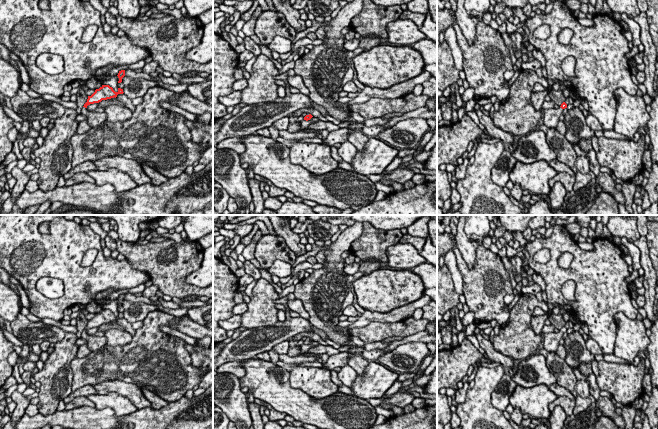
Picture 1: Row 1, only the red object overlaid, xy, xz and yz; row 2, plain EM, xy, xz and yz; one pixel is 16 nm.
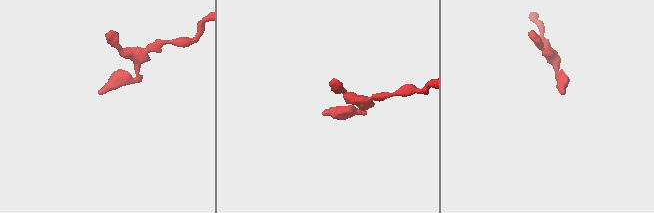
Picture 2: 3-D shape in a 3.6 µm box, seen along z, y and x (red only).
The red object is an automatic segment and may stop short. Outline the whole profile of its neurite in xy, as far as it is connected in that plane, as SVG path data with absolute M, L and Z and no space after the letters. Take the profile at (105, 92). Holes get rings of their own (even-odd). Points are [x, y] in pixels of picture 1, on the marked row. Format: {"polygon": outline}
{"polygon": "M102 85L99 89L96 89L95 92L88 96L87 102L81 109L81 114L86 117L86 122L93 128L99 124L106 121L106 113L93 112L87 109L87 106L94 103L99 103L102 100L107 100L111 98L116 98L118 94L123 94L123 89L118 88L118 91L115 92L112 87L109 85Z"}

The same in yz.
{"polygon": "M563 102L558 109L551 108L543 110L543 124L547 128L556 128L558 122L560 121L559 118L565 108L567 108L567 104Z"}

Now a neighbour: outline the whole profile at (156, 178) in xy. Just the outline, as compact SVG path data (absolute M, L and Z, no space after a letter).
M141 164L141 166L145 174L150 178L151 185L160 185L168 181L169 178L163 176L161 173L159 173L155 169L150 168L149 166L143 165L143 164Z

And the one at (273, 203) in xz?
M268 197L264 201L264 209L272 209L277 211L282 206L282 202L279 201L276 197Z

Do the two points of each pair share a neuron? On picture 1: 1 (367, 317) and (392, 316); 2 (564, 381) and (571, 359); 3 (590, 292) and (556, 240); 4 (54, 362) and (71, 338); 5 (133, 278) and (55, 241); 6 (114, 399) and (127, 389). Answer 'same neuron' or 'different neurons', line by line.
1: same neuron
2: different neurons
3: same neuron
4: same neuron
5: same neuron
6: different neurons

